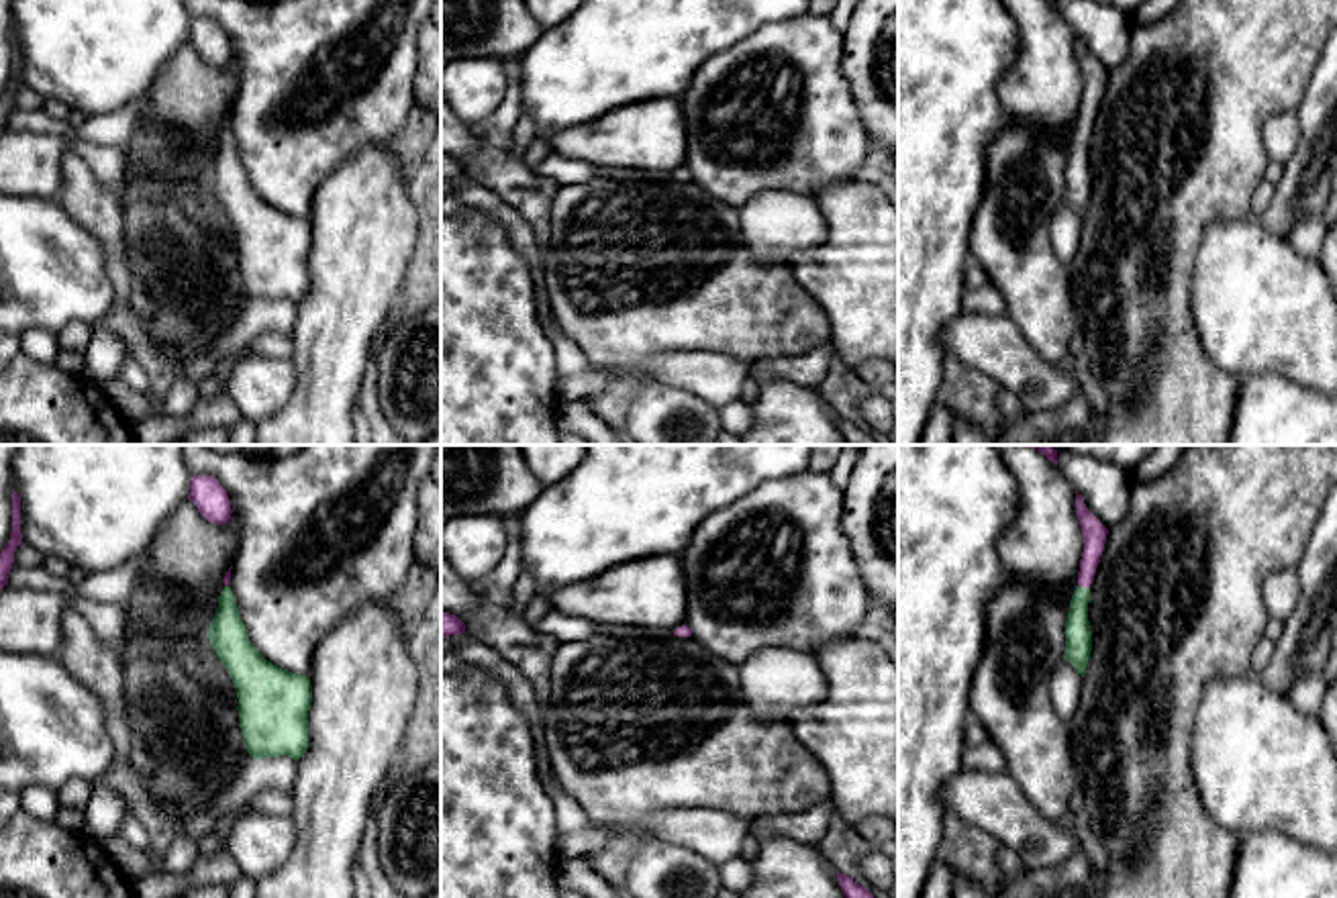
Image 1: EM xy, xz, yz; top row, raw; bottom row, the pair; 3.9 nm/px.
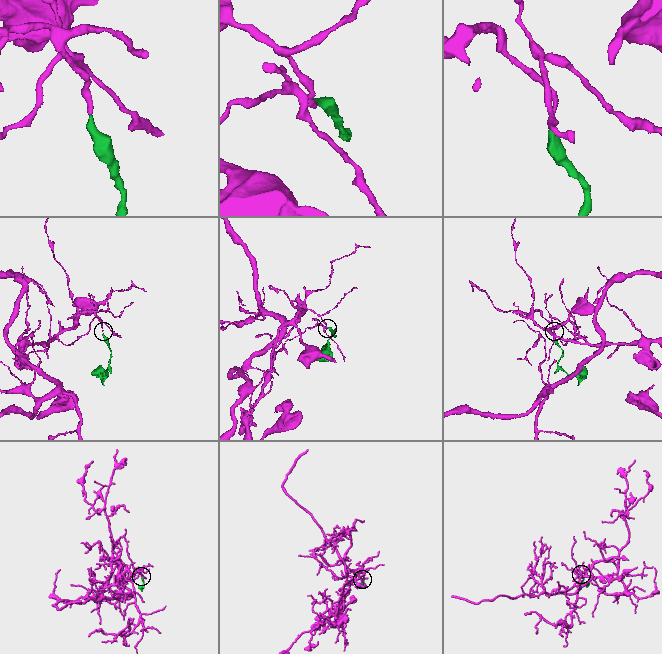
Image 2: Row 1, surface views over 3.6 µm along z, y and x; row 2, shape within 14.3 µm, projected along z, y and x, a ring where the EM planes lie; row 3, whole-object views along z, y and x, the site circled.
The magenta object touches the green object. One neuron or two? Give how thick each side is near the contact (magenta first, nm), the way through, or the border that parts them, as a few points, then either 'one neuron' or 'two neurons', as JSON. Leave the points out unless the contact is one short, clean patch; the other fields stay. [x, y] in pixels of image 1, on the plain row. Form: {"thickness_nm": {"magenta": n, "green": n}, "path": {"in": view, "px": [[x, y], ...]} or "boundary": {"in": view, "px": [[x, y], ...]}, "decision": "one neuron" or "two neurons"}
{"thickness_nm": {"magenta": 100, "green": 110}, "path": {"in": "yz", "px": [[1095, 76], [1082, 129], [1078, 180]]}, "decision": "one neuron"}

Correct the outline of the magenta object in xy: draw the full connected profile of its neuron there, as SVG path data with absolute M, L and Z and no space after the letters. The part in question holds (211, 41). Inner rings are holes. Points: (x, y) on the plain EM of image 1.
M194 18L188 43L212 67L225 67L233 57L227 33L212 18Z

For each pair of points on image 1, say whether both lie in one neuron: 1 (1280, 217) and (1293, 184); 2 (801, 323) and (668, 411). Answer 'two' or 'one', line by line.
1: one
2: two

